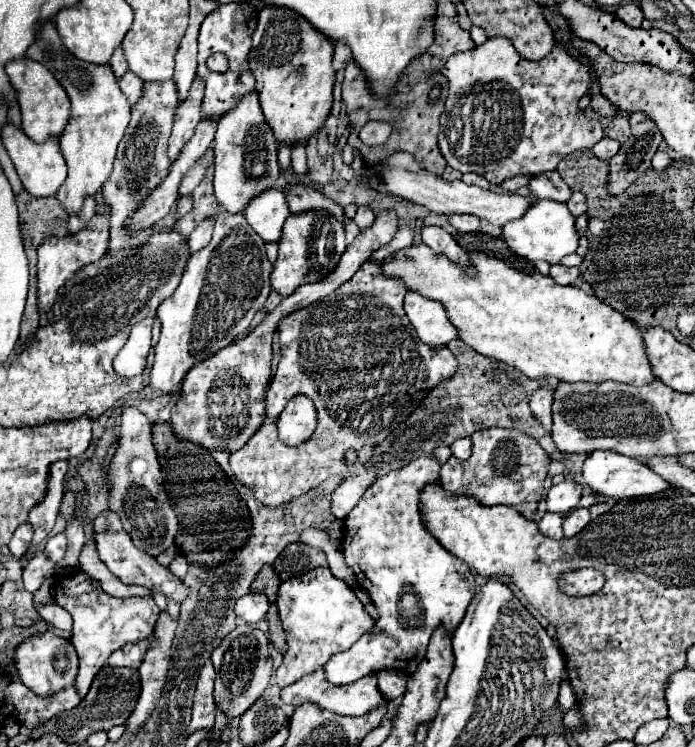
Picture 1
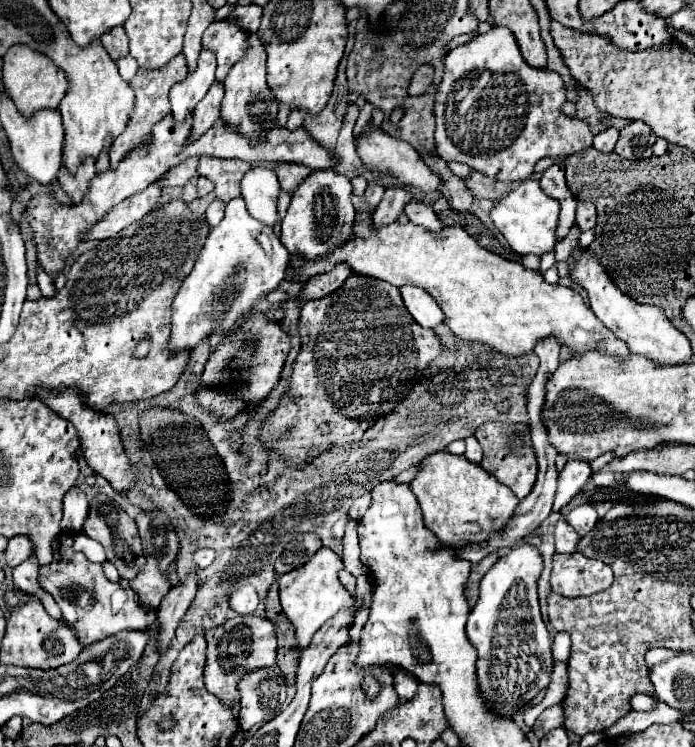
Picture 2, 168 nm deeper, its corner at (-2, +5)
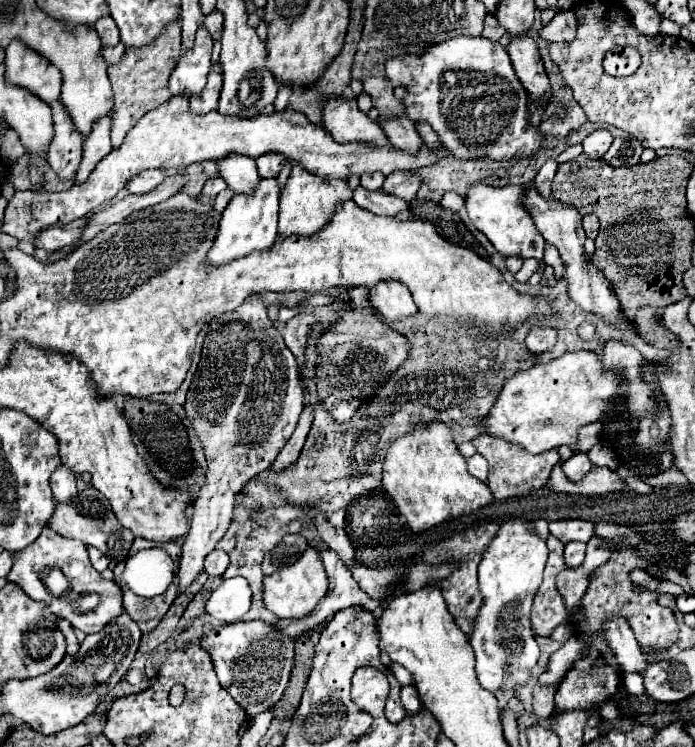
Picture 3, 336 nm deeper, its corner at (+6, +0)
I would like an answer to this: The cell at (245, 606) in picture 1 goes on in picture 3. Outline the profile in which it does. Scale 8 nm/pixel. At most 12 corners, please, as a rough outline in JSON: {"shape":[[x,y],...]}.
{"shape":[[236,576],[212,592],[206,612],[226,624],[244,618],[252,590]]}

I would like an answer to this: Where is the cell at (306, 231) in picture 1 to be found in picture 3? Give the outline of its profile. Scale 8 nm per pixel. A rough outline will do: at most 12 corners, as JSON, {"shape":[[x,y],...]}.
{"shape":[[292,166],[278,236],[318,234],[350,200],[342,178]]}

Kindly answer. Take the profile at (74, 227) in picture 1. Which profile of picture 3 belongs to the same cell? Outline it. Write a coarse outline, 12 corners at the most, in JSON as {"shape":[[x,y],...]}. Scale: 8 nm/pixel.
{"shape":[[54,102],[54,144],[46,156],[60,180],[74,180],[82,138]]}

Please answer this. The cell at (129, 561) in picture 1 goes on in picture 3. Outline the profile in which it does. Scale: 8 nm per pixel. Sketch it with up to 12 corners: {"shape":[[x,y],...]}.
{"shape":[[92,486],[56,504],[48,524],[114,564],[134,534]]}

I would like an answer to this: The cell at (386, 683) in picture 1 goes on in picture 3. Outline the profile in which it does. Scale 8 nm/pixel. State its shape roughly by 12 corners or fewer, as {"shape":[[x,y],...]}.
{"shape":[[402,686],[400,700],[412,714],[422,706],[414,686]]}

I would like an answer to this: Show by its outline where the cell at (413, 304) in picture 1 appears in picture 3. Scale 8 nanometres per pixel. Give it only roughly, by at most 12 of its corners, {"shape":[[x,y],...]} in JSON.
{"shape":[[400,282],[370,288],[370,300],[388,322],[418,314]]}

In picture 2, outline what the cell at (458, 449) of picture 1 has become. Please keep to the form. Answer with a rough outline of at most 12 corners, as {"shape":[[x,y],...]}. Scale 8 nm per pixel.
{"shape":[[476,437],[466,439],[464,457],[472,463],[482,461],[482,447]]}

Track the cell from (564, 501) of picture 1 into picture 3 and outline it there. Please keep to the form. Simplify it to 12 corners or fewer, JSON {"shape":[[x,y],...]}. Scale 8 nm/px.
{"shape":[[584,452],[574,454],[562,464],[570,482],[580,482],[592,464]]}

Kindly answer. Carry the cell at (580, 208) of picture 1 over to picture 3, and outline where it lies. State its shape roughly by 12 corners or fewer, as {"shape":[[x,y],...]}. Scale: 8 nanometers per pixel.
{"shape":[[594,214],[582,218],[588,238],[598,234],[598,218]]}

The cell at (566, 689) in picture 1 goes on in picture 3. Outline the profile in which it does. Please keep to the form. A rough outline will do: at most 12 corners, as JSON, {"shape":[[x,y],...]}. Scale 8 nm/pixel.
{"shape":[[534,688],[534,714],[540,720],[552,716],[554,690]]}

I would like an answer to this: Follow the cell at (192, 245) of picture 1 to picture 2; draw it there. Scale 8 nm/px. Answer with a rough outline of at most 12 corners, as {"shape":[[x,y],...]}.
{"shape":[[218,199],[210,203],[206,211],[206,223],[210,227],[222,221],[224,201]]}

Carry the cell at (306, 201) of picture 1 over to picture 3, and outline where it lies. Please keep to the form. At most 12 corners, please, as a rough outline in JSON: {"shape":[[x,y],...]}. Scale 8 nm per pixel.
{"shape":[[264,154],[256,162],[262,178],[276,178],[286,158]]}

